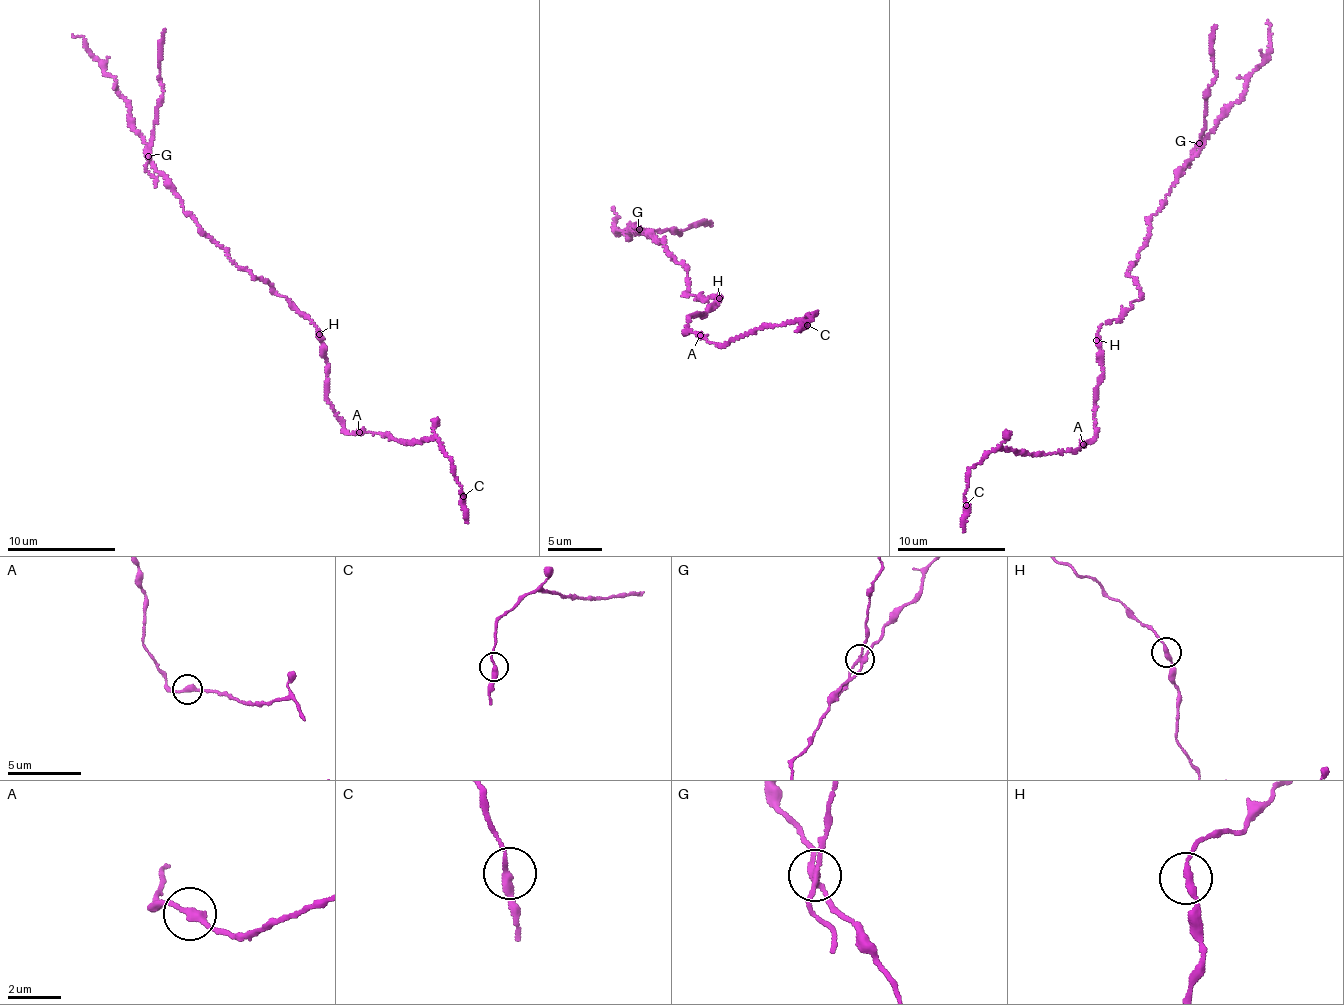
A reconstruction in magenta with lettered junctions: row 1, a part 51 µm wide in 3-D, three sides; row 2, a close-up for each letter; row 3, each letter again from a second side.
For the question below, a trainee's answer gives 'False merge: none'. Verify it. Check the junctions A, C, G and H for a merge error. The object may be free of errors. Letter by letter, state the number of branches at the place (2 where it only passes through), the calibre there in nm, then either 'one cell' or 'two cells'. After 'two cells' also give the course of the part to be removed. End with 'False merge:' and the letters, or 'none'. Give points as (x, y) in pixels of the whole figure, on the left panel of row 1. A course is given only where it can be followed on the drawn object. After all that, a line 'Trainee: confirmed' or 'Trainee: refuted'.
A: branches 2; calibre 280 nm; one cell
C: branches 2; calibre 260 nm; one cell
G: branches 4; calibre 220 nm; two cells; course (147, 156), (161, 97), (162, 35), (165, 29)
H: branches 2; calibre 240 nm; one cell
False merge: G
Trainee: refuted

